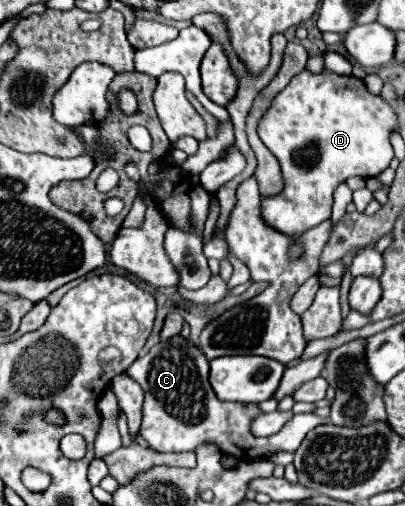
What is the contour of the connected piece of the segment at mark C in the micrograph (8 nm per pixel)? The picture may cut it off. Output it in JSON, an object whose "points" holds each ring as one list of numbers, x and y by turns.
{"points":[[180,334,172,340,158,342,126,372,144,388,140,434,156,452,194,452,200,444,210,442,216,444,222,454,234,456,236,460,270,458,278,452,294,452,312,428,326,422,326,418,314,414,298,414,288,420,278,434,266,438,254,436,250,426,254,418,262,414,260,406,218,400,208,382,208,358,190,338]]}

